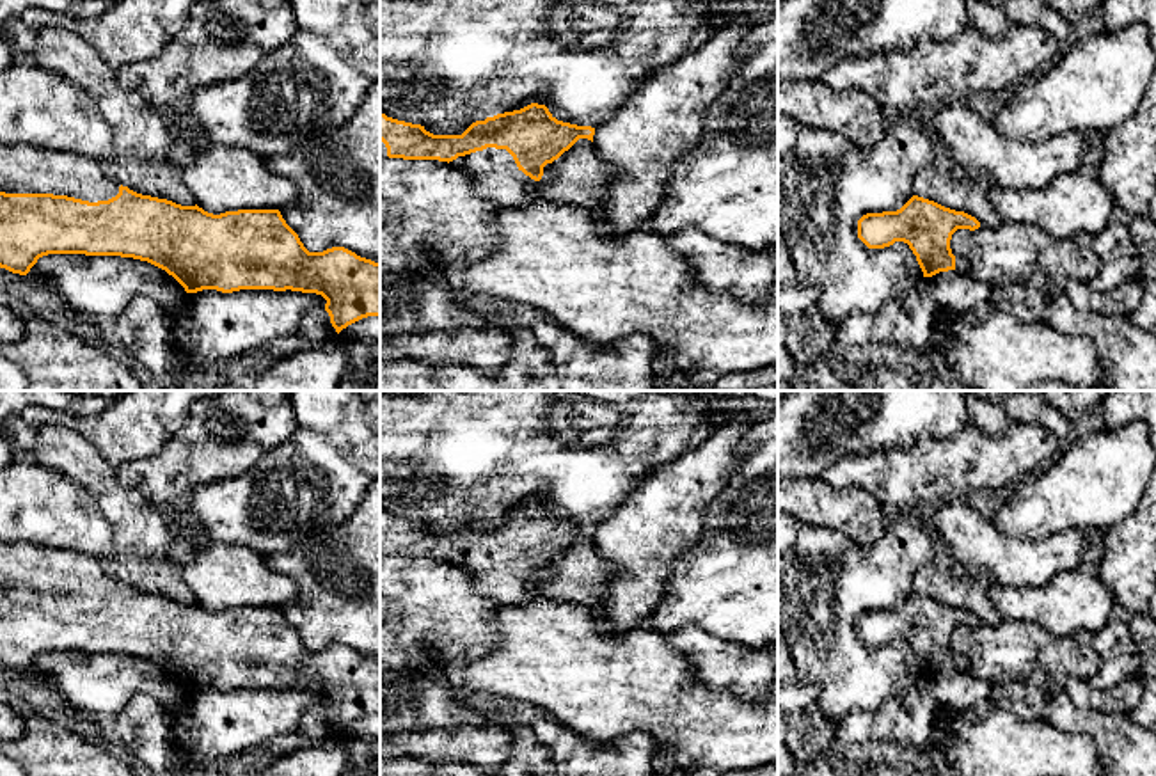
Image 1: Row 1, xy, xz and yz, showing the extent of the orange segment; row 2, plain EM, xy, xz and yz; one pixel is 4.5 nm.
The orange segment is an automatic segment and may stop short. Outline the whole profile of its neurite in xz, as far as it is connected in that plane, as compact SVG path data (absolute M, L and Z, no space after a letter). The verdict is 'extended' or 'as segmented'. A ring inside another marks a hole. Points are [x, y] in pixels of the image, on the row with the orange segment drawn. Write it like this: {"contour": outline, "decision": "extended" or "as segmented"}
{"contour": "M538 103L476 121L462 135L433 135L421 124L380 112L380 162L385 158L447 162L471 176L478 195L503 208L517 208L543 197L538 181L547 163L558 160L579 139L593 142L593 135L595 128L558 121Z", "decision": "extended"}

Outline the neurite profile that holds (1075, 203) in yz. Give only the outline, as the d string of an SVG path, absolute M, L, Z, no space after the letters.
M1062 172L1037 190L991 186L989 201L1003 222L1035 224L1048 236L1067 242L1099 234L1112 222L1113 194L1094 172Z

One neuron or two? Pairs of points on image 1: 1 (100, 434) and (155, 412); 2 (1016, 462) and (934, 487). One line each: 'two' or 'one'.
1: one
2: one

